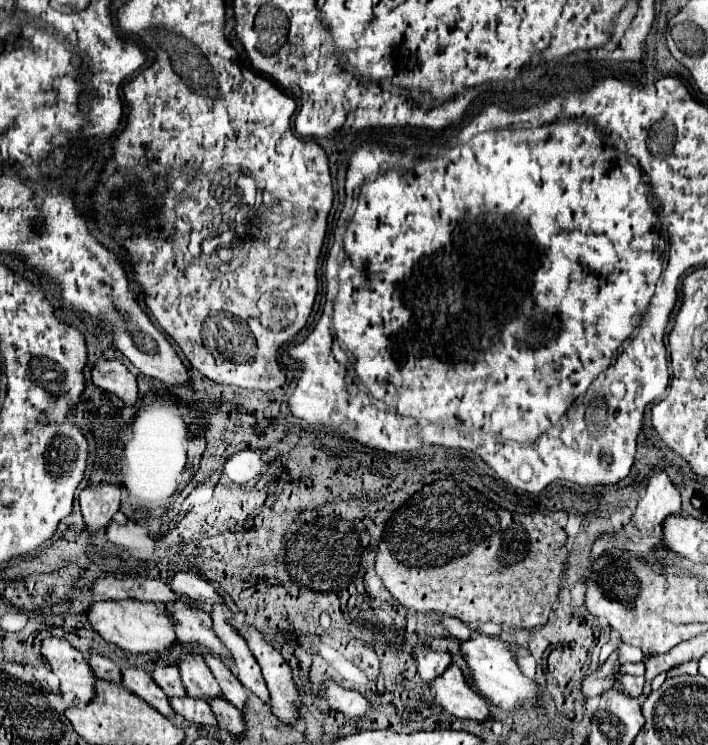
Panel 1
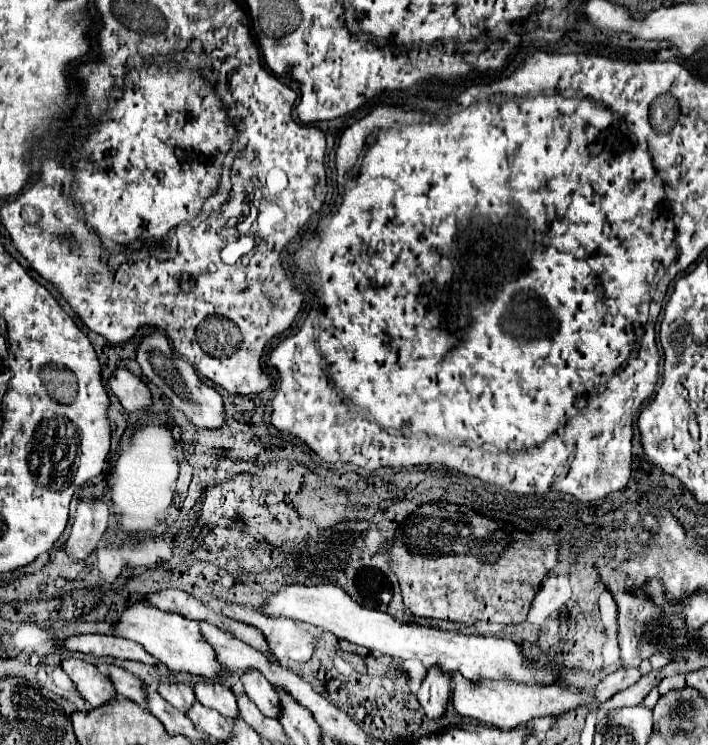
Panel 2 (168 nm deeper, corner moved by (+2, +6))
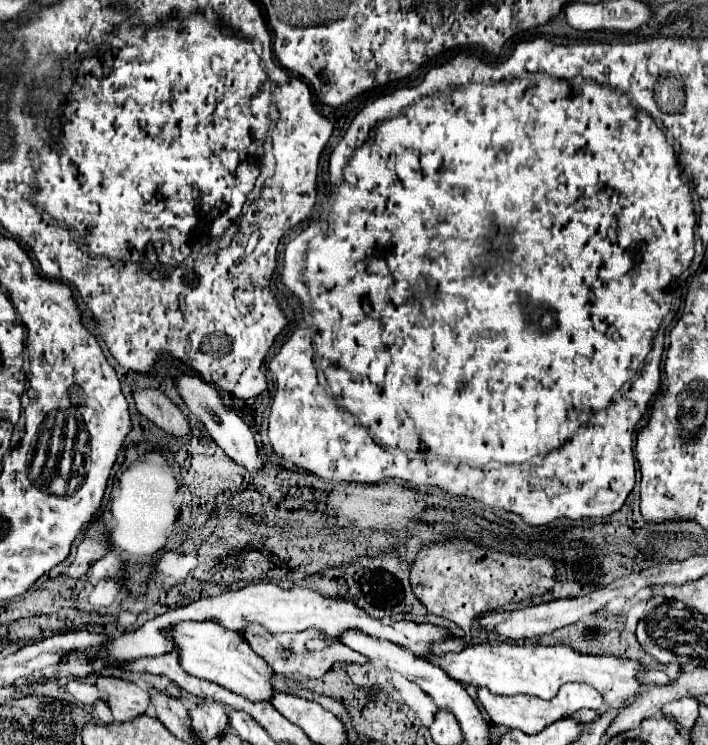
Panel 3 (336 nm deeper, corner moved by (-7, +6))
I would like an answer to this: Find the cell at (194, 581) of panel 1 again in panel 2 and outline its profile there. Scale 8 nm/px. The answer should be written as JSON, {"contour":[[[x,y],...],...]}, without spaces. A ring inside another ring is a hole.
{"contour":[[[227,601],[221,611],[231,619],[237,619],[261,629],[277,659],[293,659],[299,663],[311,659],[315,637],[307,629],[295,625],[291,619],[265,617],[265,613],[233,601]]]}

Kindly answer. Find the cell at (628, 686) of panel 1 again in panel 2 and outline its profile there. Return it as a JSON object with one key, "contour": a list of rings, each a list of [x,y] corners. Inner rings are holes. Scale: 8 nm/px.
{"contour":[[[617,669],[615,673],[607,675],[595,689],[563,689],[559,685],[549,685],[549,687],[537,687],[537,685],[519,685],[511,681],[469,681],[461,677],[461,673],[453,673],[453,691],[451,691],[451,701],[453,707],[459,715],[479,719],[487,725],[499,727],[499,729],[513,729],[519,723],[525,723],[533,717],[553,717],[559,713],[565,713],[569,709],[575,709],[587,701],[603,703],[609,701],[615,693],[623,691],[625,687],[631,687],[637,683],[641,677],[639,669]]]}

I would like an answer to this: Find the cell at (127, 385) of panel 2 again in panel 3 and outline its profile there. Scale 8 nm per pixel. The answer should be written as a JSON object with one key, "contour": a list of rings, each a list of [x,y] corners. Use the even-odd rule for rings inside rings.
{"contour":[[[138,389],[134,391],[134,401],[138,411],[156,423],[162,431],[174,437],[190,435],[188,417],[158,389]]]}

